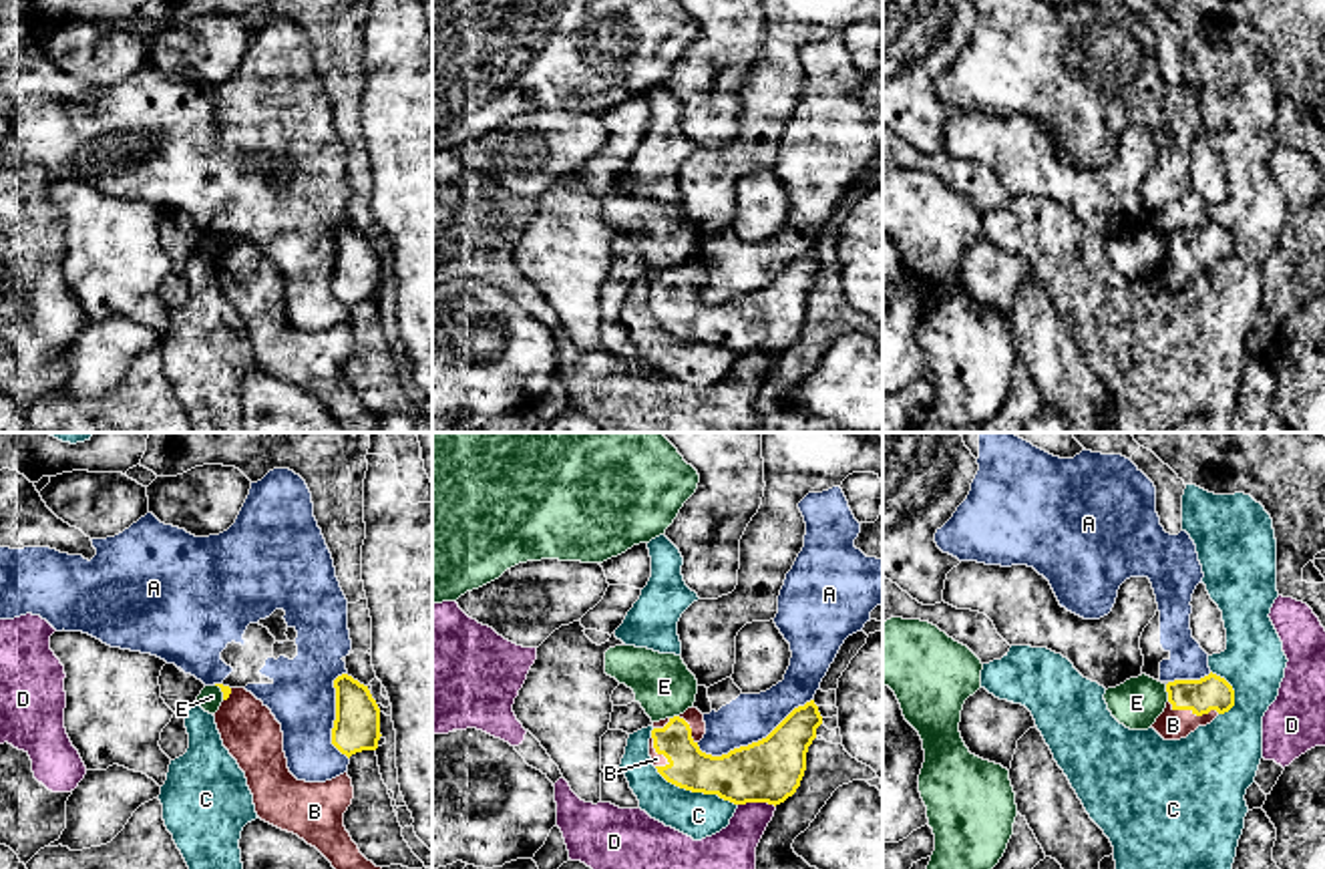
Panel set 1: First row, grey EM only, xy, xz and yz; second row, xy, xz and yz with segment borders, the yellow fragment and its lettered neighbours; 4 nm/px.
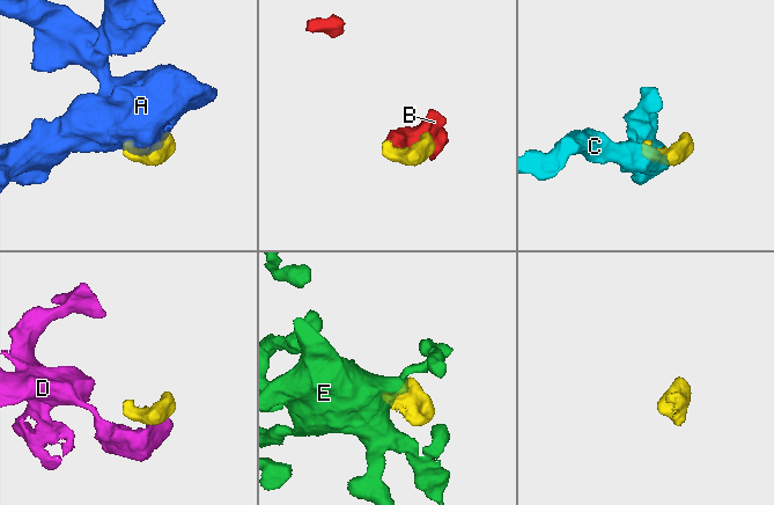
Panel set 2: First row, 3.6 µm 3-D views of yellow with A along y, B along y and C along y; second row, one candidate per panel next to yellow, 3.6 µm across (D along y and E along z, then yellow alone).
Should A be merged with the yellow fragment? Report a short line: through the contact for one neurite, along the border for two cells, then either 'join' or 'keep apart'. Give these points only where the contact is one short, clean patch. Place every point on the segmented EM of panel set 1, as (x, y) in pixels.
keep apart

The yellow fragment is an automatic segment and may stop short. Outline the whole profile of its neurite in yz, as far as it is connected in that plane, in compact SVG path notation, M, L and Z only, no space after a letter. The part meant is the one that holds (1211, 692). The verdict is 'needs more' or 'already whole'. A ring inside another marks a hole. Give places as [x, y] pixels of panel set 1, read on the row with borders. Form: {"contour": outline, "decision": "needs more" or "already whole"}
{"contour": "M1212 672L1200 680L1168 682L1166 692L1166 708L1150 726L1164 740L1186 738L1235 706L1233 686Z", "decision": "needs more"}

